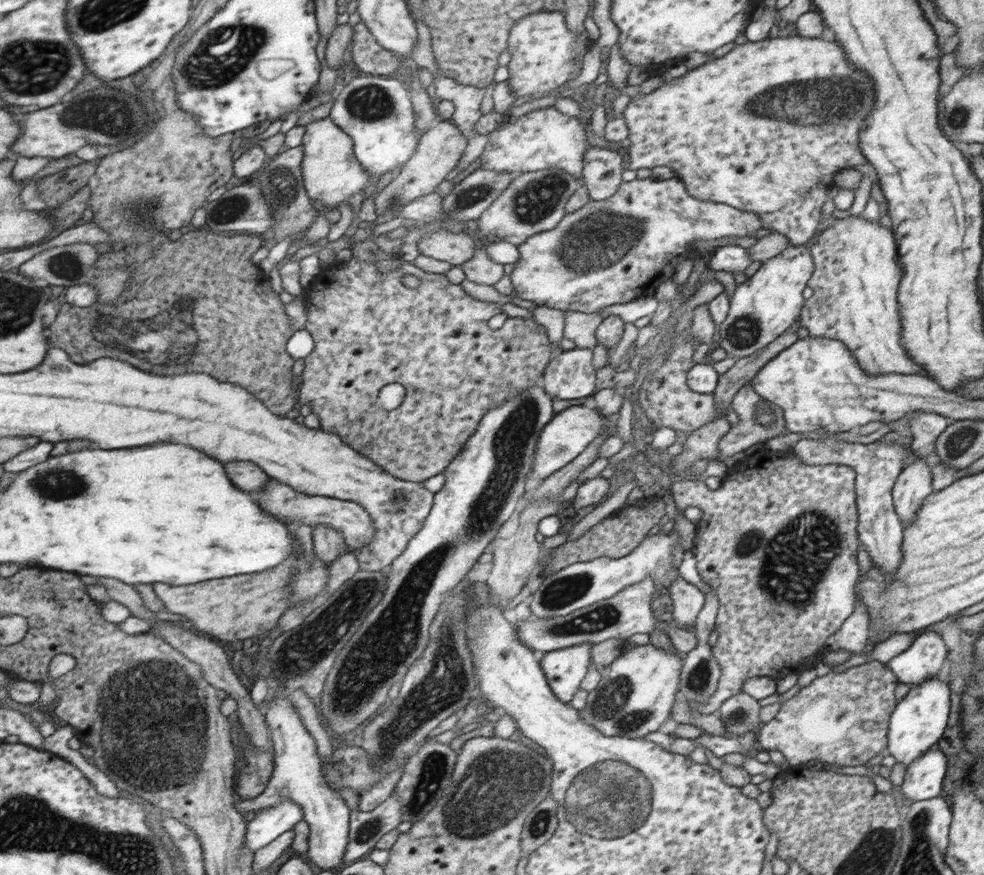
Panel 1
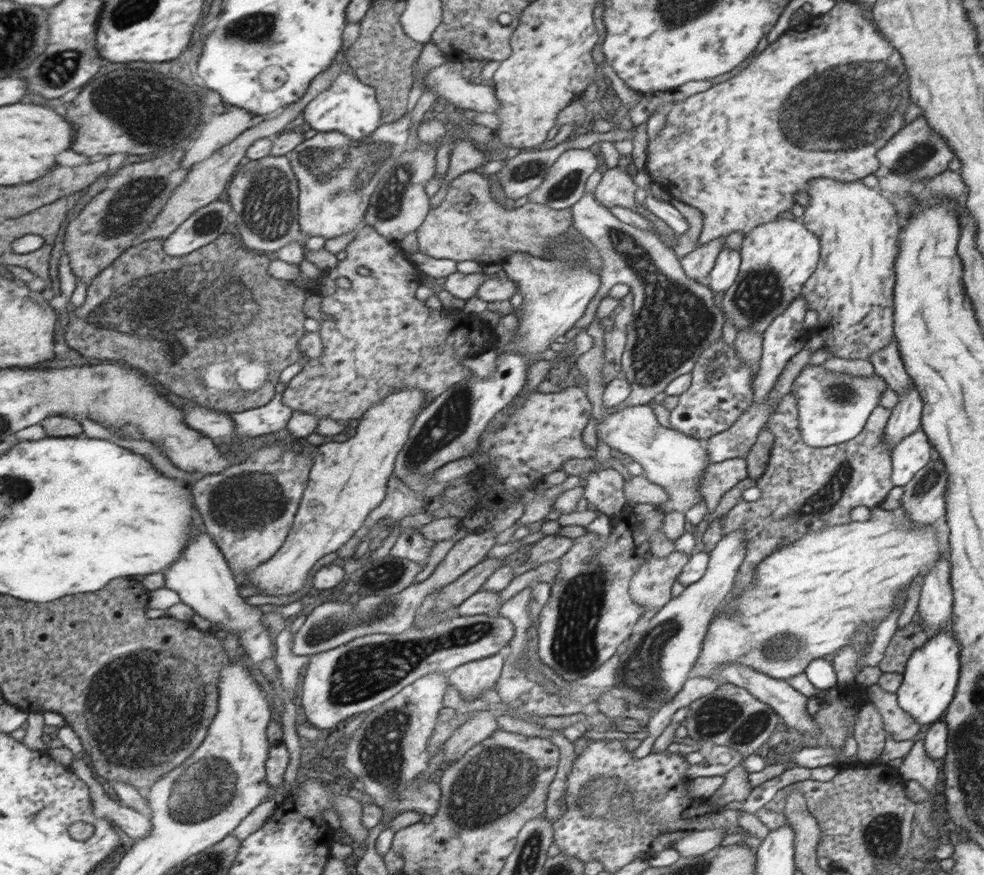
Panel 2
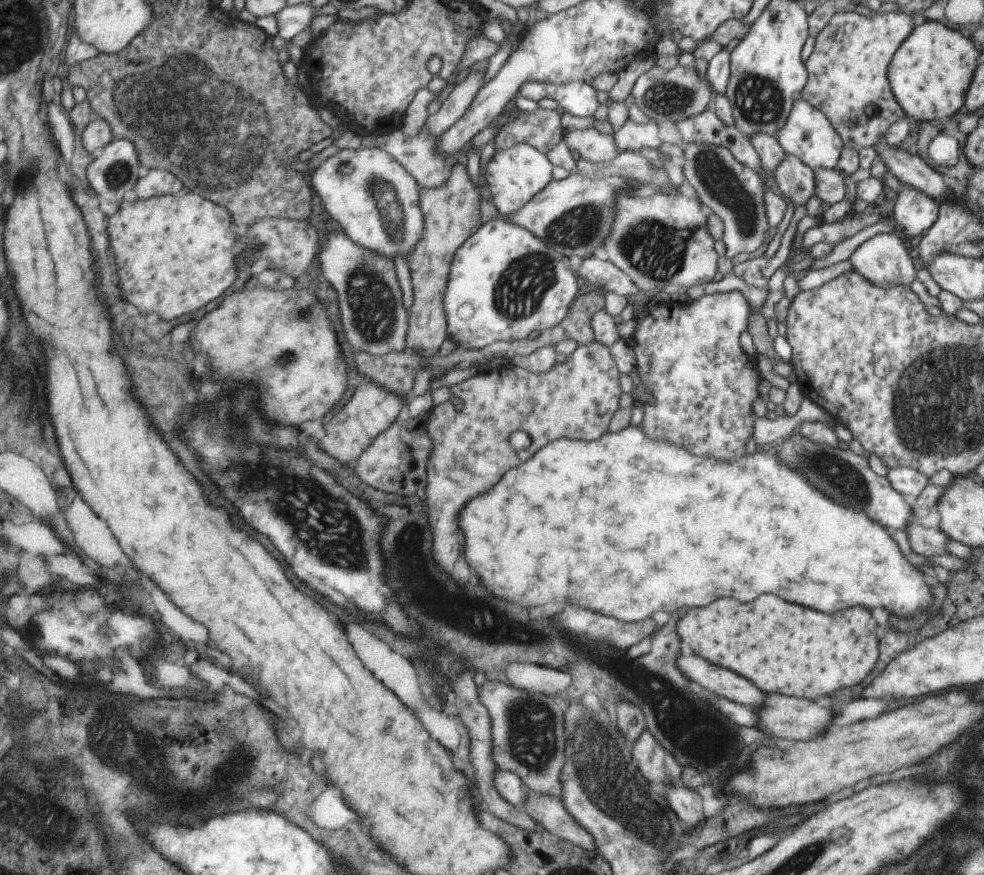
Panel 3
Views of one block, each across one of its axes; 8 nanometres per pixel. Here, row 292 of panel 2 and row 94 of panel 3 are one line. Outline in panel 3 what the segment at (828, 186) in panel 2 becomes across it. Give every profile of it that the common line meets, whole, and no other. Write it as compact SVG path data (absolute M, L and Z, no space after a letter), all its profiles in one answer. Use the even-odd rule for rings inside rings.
M893 7L886 13L862 13L853 10L833 13L814 38L813 49L805 61L807 80L800 96L827 117L829 124L841 139L843 147L856 151L872 147L887 134L888 128L903 116L901 107L891 94L885 74L893 53L899 48L902 40L909 36L911 28L913 28L911 18Z

